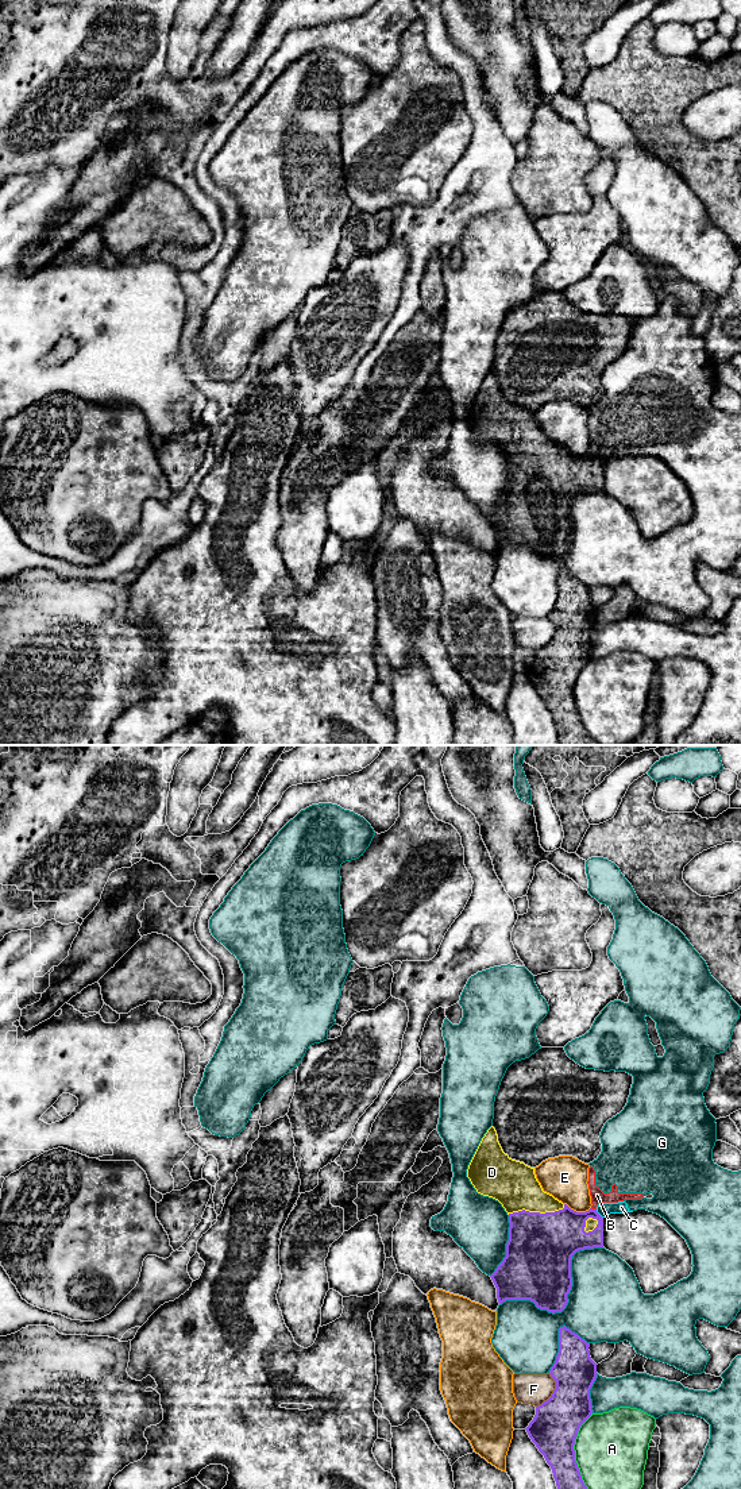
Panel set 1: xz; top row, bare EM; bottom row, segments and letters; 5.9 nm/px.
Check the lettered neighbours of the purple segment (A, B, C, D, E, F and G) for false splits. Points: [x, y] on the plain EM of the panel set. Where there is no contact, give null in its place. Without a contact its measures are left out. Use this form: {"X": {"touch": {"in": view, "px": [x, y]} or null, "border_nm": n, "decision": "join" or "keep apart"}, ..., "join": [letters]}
{"A": {"touch": {"in": "xz", "px": [574, 701]}, "border_nm": 550, "decision": "keep apart"}, "B": {"touch": {"in": "xz", "px": [593, 454]}, "border_nm": 40, "decision": "keep apart"}, "C": {"touch": {"in": "xz", "px": [598, 458]}, "border_nm": 70, "decision": "keep apart"}, "D": {"touch": {"in": "xz", "px": [536, 456]}, "border_nm": 340, "decision": "join"}, "E": {"touch": {"in": "xz", "px": [578, 456]}, "border_nm": 160, "decision": "keep apart"}, "F": {"touch": {"in": "xz", "px": [554, 636]}, "border_nm": 220, "decision": "keep apart"}, "G": {"touch": {"in": "xz", "px": [567, 543]}, "border_nm": 700, "decision": "keep apart"}, "join": ["D"]}

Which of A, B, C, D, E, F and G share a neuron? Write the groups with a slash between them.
A / B C G / D / E / F

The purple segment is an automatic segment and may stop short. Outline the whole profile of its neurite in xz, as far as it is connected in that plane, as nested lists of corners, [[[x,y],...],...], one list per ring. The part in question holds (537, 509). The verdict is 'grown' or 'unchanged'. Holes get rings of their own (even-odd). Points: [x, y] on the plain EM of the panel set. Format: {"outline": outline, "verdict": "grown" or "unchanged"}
{"outline": [[[493,370],[482,382],[468,409],[467,421],[478,437],[498,444],[509,459],[506,501],[490,520],[497,532],[498,547],[530,544],[540,553],[561,556],[572,531],[572,499],[579,494],[603,491],[603,462],[591,452],[576,456],[544,436],[534,412],[503,397]]], "verdict": "grown"}

